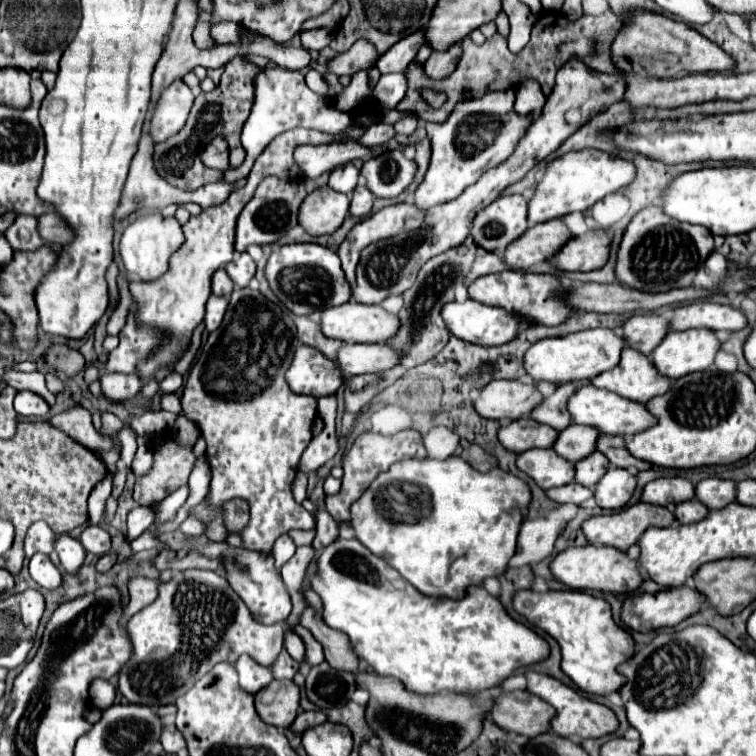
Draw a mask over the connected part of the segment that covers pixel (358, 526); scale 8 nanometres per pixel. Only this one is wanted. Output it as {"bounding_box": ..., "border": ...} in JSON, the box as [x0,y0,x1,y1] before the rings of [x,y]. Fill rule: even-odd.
{"bounding_box":[350,456,532,598],"border":[[[458,456],[424,462],[404,460],[382,472],[364,492],[364,496],[352,504],[350,524],[356,530],[356,538],[372,554],[384,558],[422,594],[464,598],[468,586],[482,584],[484,578],[502,576],[506,572],[508,562],[516,552],[516,536],[530,500],[532,492],[528,484],[502,468],[480,472]],[[394,490],[400,494],[398,498],[392,498]]]}

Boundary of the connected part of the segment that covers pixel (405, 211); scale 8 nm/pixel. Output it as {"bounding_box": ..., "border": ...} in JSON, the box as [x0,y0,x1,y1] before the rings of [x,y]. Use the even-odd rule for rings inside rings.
{"bounding_box":[338,202,424,286],"border":[[[402,202],[394,206],[386,206],[380,212],[372,214],[370,218],[364,218],[358,222],[342,246],[338,248],[338,256],[342,260],[342,270],[346,272],[346,280],[350,286],[356,284],[356,264],[360,258],[360,250],[368,246],[368,242],[376,242],[380,238],[390,238],[402,232],[408,232],[412,228],[418,228],[424,220],[424,210],[416,204]]]}

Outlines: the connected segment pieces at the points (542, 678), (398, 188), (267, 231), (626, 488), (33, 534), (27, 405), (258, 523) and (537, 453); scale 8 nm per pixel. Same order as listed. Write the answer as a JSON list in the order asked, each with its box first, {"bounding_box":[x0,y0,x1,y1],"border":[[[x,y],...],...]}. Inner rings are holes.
[{"bounding_box":[526,672,618,738],"border":[[[528,672],[526,674],[526,680],[528,680],[528,692],[540,696],[542,700],[546,700],[550,706],[556,708],[556,716],[550,724],[550,728],[560,734],[562,738],[602,738],[602,736],[608,736],[608,734],[614,734],[618,730],[618,718],[616,714],[604,706],[604,704],[598,704],[598,702],[592,702],[588,700],[586,696],[578,694],[576,690],[572,690],[570,686],[562,684],[560,680],[556,678],[550,678],[546,674],[536,674],[536,672]]]},{"bounding_box":[360,150,416,198],"border":[[[392,150],[366,160],[360,174],[374,196],[396,198],[414,180],[416,162],[404,158],[402,150]]]},{"bounding_box":[236,178,306,252],"border":[[[264,178],[264,182],[258,186],[254,198],[244,206],[240,218],[238,218],[238,228],[236,228],[236,250],[244,252],[250,244],[270,244],[280,240],[290,226],[296,226],[298,220],[298,208],[306,198],[304,184],[298,182],[284,182],[280,178]]]},{"bounding_box":[594,468,636,510],"border":[[[610,468],[594,488],[594,498],[600,508],[620,510],[628,504],[636,490],[636,478],[624,468]]]},{"bounding_box":[24,522,56,558],"border":[[[34,522],[24,540],[26,558],[32,558],[32,554],[36,554],[36,552],[50,554],[54,550],[52,548],[54,538],[56,538],[56,534],[50,530],[50,526],[46,522]]]},{"bounding_box":[14,392,50,416],"border":[[[18,392],[16,398],[14,398],[14,410],[20,414],[20,416],[44,416],[48,414],[50,406],[46,404],[44,398],[40,398],[38,394],[34,392]]]},{"bounding_box":[182,288,316,552],"border":[[[236,288],[230,298],[228,312],[218,332],[212,332],[202,354],[202,362],[194,362],[188,372],[182,394],[182,410],[194,420],[206,438],[206,460],[212,470],[212,484],[206,502],[220,506],[232,498],[250,502],[250,524],[240,532],[244,546],[256,552],[270,552],[276,538],[300,528],[312,530],[314,518],[294,502],[292,482],[298,472],[302,452],[312,440],[312,424],[316,418],[316,398],[294,394],[284,378],[296,348],[296,326],[288,312],[270,302],[258,290]]]},{"bounding_box":[518,450,576,490],"border":[[[526,450],[518,454],[518,468],[526,472],[542,490],[554,486],[566,486],[574,480],[576,468],[566,458],[558,456],[554,450]]]}]

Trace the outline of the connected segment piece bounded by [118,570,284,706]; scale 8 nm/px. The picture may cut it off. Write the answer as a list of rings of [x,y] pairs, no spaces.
[[[184,570],[176,572],[168,582],[162,582],[156,602],[128,620],[126,634],[132,644],[132,658],[120,670],[118,688],[128,702],[146,706],[174,704],[176,698],[186,694],[216,662],[236,662],[240,654],[250,654],[256,662],[270,666],[284,648],[284,624],[266,626],[256,622],[244,600],[228,586],[226,578],[212,570]]]

